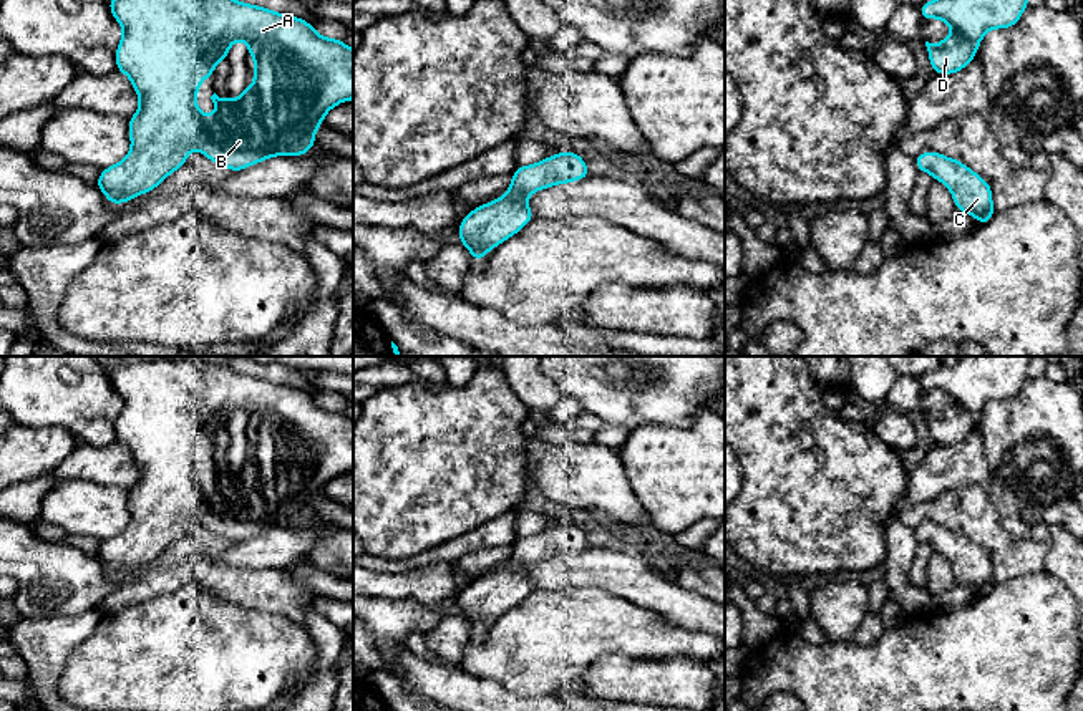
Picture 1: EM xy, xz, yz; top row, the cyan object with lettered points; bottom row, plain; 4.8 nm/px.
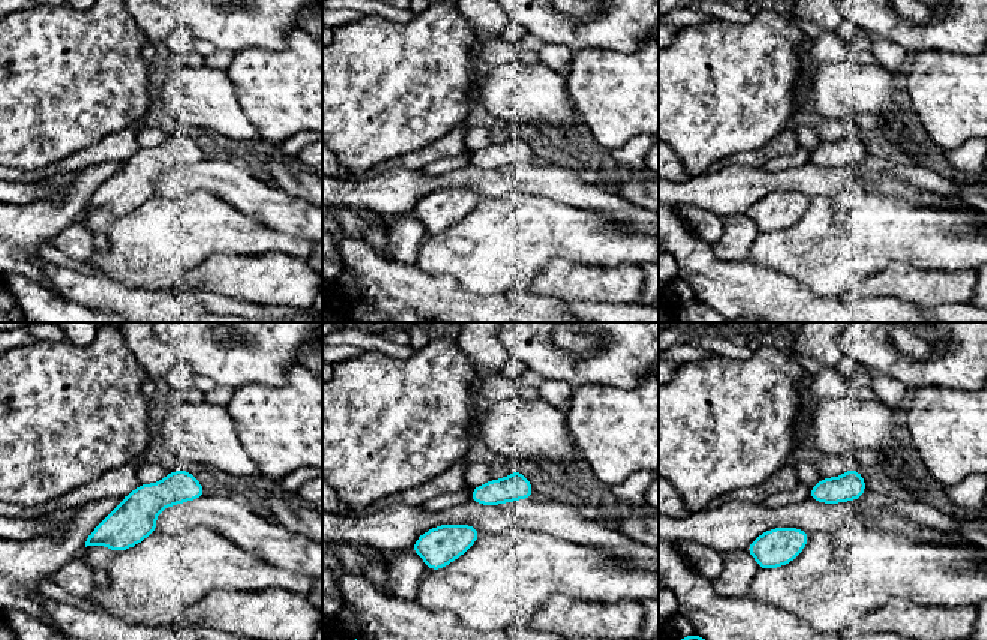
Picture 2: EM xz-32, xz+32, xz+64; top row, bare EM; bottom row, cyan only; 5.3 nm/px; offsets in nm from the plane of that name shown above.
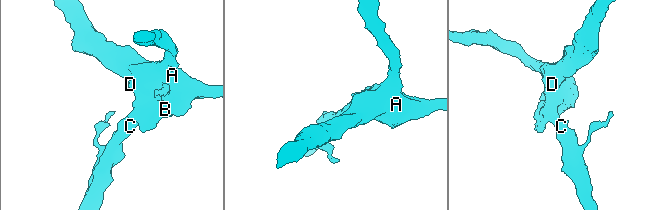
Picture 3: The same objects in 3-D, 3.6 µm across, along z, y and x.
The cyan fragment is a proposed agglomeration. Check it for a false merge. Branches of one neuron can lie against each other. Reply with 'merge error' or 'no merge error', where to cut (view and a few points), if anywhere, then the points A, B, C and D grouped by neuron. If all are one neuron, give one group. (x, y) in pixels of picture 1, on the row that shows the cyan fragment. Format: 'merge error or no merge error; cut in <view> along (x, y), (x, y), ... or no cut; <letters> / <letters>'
no merge error; no cut; A B C D

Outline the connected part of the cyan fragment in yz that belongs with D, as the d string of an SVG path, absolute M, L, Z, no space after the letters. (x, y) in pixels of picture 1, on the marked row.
M930 0L917 10L922 20L937 18L952 27L952 33L939 45L925 41L934 75L954 75L975 60L979 45L988 30L1012 28L1018 23L1028 0Z

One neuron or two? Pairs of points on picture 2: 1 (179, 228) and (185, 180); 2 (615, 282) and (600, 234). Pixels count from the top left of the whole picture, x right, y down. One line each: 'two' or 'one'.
1: two
2: two

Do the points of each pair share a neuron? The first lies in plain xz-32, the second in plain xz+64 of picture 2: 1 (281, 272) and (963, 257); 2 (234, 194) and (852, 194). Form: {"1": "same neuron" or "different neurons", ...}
{"1": "different neurons", "2": "different neurons"}

